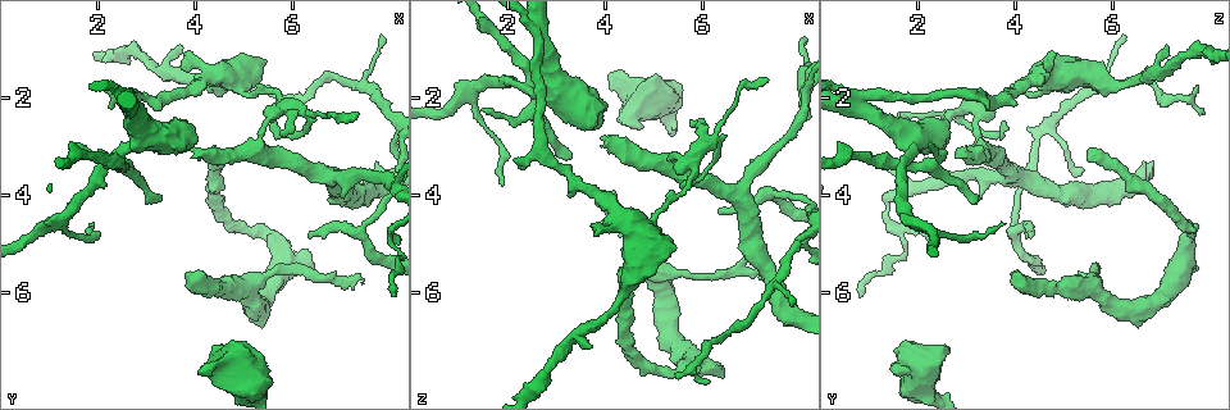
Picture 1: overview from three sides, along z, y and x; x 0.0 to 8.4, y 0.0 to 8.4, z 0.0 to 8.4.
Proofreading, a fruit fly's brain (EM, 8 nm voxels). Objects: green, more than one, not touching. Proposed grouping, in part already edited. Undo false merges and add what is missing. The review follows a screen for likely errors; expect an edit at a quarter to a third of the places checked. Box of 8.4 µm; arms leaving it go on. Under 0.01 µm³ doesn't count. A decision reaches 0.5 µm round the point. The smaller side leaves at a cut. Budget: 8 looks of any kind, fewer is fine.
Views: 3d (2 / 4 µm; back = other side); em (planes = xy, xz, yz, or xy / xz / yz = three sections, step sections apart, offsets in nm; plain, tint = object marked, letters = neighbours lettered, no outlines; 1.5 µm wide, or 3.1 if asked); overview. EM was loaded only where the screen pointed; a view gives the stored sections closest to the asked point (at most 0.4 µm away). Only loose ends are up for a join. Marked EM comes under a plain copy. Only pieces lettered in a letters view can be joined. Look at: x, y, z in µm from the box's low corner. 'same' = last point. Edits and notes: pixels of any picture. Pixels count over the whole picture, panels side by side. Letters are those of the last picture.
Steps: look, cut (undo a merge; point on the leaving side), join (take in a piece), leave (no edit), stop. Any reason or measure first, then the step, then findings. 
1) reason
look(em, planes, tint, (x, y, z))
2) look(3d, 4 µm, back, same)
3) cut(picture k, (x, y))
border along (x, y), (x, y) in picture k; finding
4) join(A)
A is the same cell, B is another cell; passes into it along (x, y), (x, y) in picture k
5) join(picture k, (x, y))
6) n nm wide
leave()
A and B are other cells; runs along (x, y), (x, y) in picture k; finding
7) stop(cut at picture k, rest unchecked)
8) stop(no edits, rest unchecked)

thick end
look(em, xz, step 4, tint, (3.80, 1.15, 4.80))

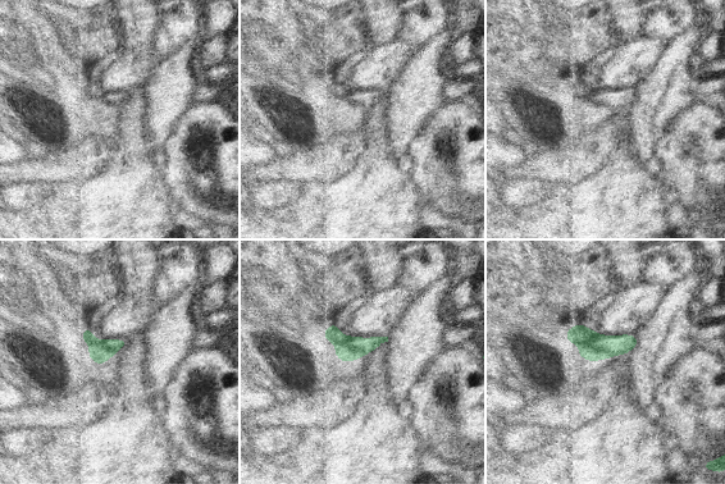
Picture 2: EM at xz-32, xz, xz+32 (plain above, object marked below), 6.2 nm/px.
another direction
look(em, planes, letters, same)

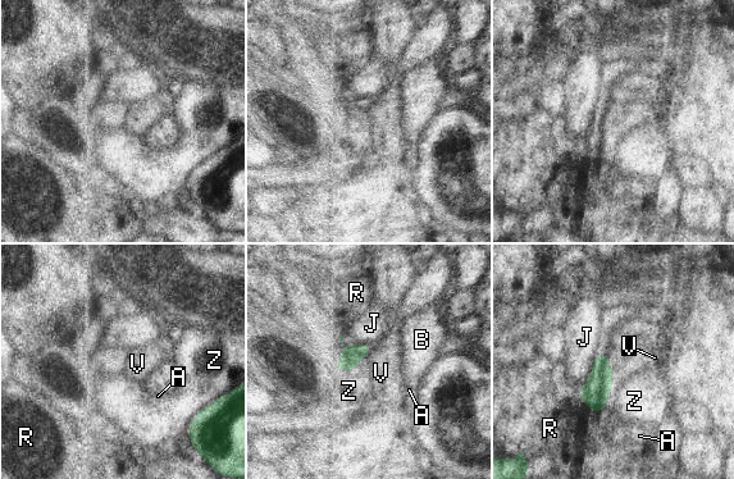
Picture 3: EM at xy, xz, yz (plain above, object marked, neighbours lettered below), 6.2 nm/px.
leave()
A, B, J, R, V and Z are other cells; border along (614, 378), (607, 404), (601, 413) in picture 3; none of them fits

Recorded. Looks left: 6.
long arm stops here
look(em, xy, step 8, letters, (4.35, 3.05, 5.50))

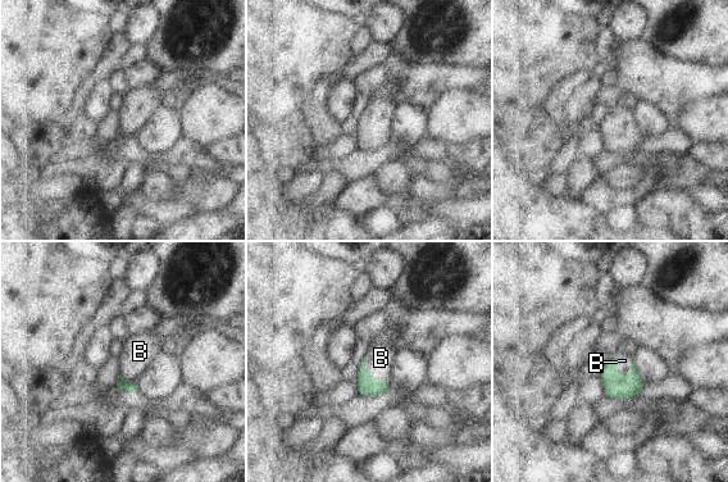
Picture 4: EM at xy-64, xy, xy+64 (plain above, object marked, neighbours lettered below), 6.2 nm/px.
join(B)
B is the same cell; the neuron continues

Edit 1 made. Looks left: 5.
an open end
look(3d, 2 µm, (1.45, 2.95, 2.20))

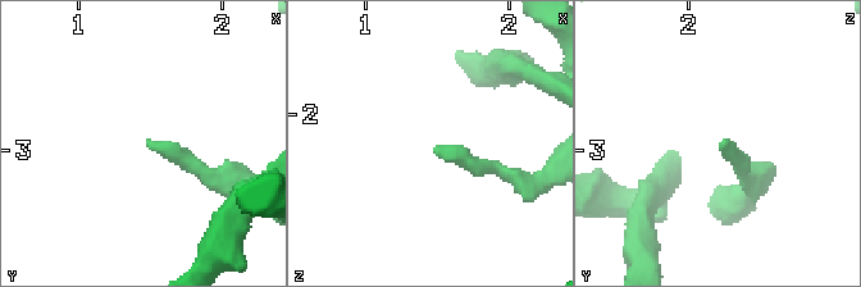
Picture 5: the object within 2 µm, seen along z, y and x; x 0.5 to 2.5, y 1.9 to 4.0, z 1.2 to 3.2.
look(em, xy, step 8, tint, (1.48, 2.96, 2.22))

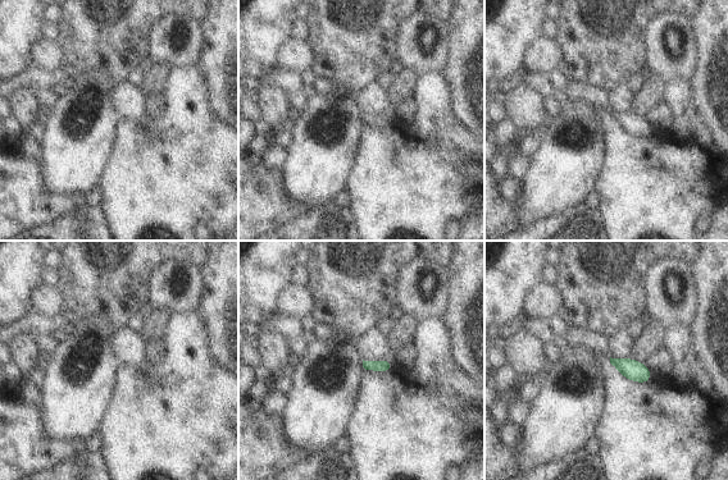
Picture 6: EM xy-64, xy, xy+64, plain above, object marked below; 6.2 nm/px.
look(em, xy, step 8, letters, same)

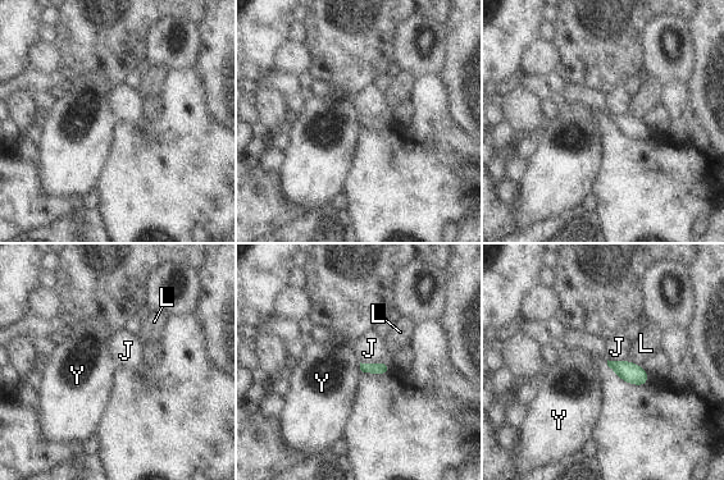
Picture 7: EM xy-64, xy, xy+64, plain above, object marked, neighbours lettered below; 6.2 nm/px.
J touches over 160 nm
leave()
J, L and Y are other cells; border along (359, 362), (362, 370) in picture 7; no lettered piece goes on from it

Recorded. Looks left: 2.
stop(join at picture 4, rest unchecked)

